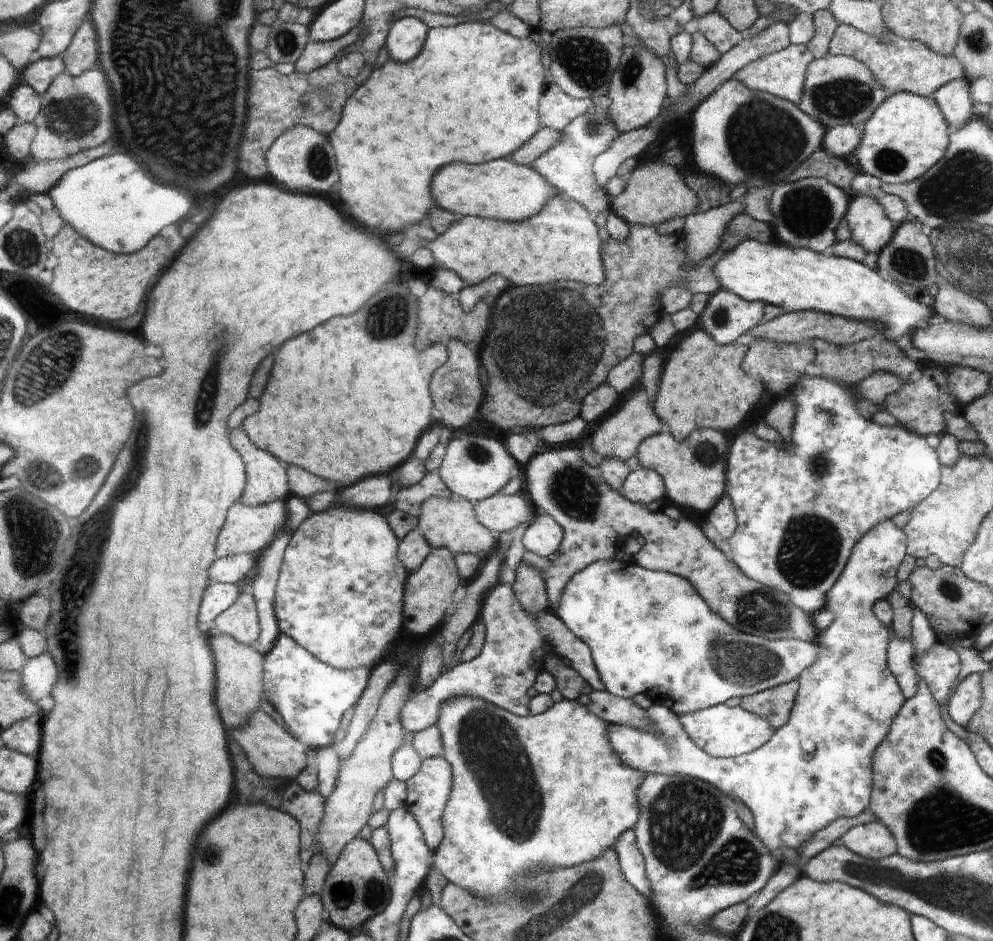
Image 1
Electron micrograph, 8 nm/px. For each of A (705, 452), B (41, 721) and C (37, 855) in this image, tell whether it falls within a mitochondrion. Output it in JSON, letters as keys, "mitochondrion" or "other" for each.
{"A":"mitochondrion","B":"other","C":"other"}

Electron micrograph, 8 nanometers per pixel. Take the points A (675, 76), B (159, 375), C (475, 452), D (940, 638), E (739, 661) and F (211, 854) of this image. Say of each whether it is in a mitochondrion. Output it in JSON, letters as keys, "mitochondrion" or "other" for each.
{"A":"other","B":"other","C":"mitochondrion","D":"other","E":"mitochondrion","F":"mitochondrion"}

